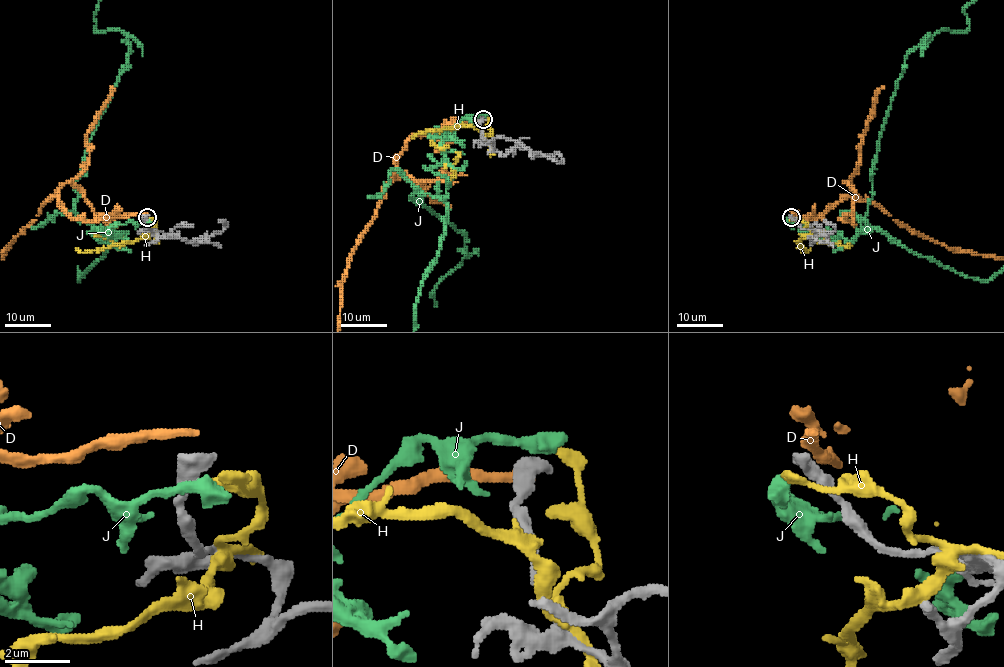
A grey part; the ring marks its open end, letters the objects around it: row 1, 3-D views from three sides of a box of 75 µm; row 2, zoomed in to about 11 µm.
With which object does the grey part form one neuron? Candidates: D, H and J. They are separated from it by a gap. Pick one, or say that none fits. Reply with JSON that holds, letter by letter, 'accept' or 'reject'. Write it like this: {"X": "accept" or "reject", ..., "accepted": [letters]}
{"D": "reject", "H": "reject", "J": "accept", "accepted": ["J"]}

